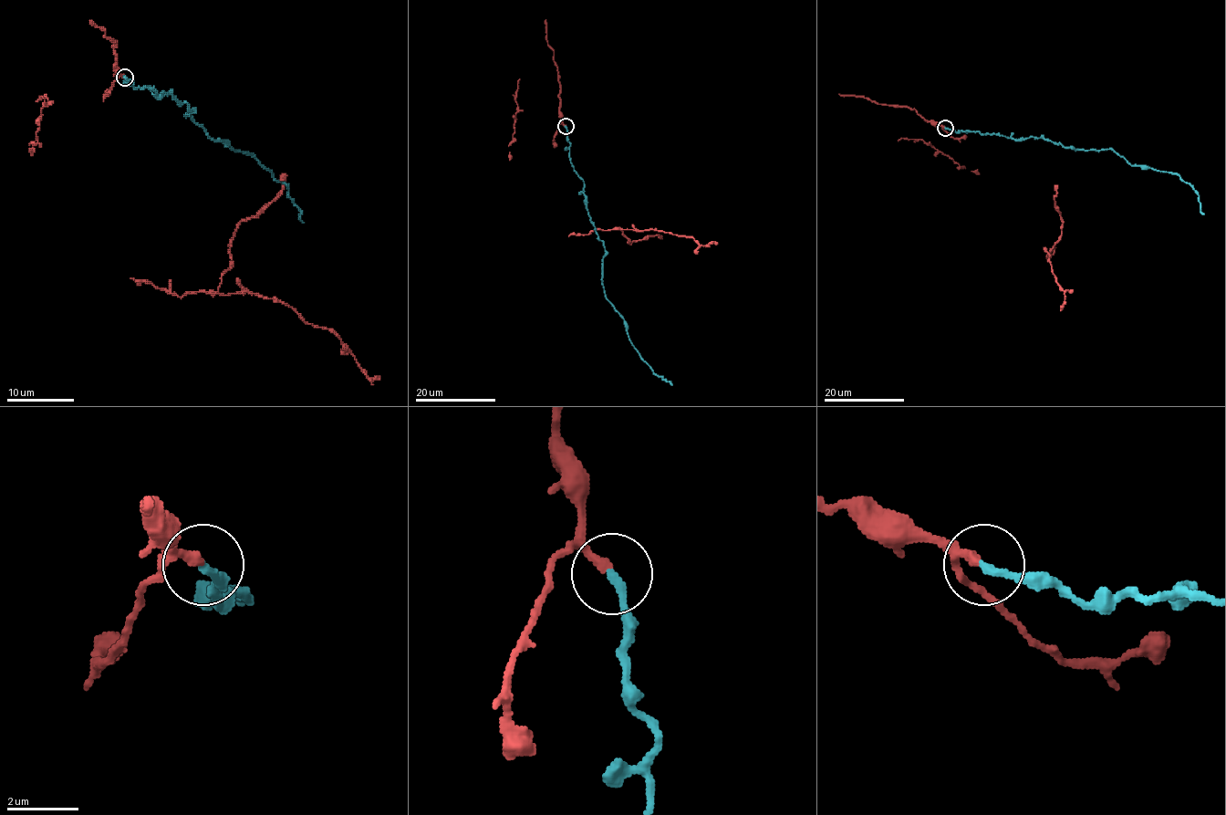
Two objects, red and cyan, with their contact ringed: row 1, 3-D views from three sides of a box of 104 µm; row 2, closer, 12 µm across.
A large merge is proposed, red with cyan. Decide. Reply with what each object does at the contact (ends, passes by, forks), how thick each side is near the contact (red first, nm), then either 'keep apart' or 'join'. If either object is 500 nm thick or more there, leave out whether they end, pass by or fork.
red ends; cyan ends; calibres 260 and 240 nm; join

